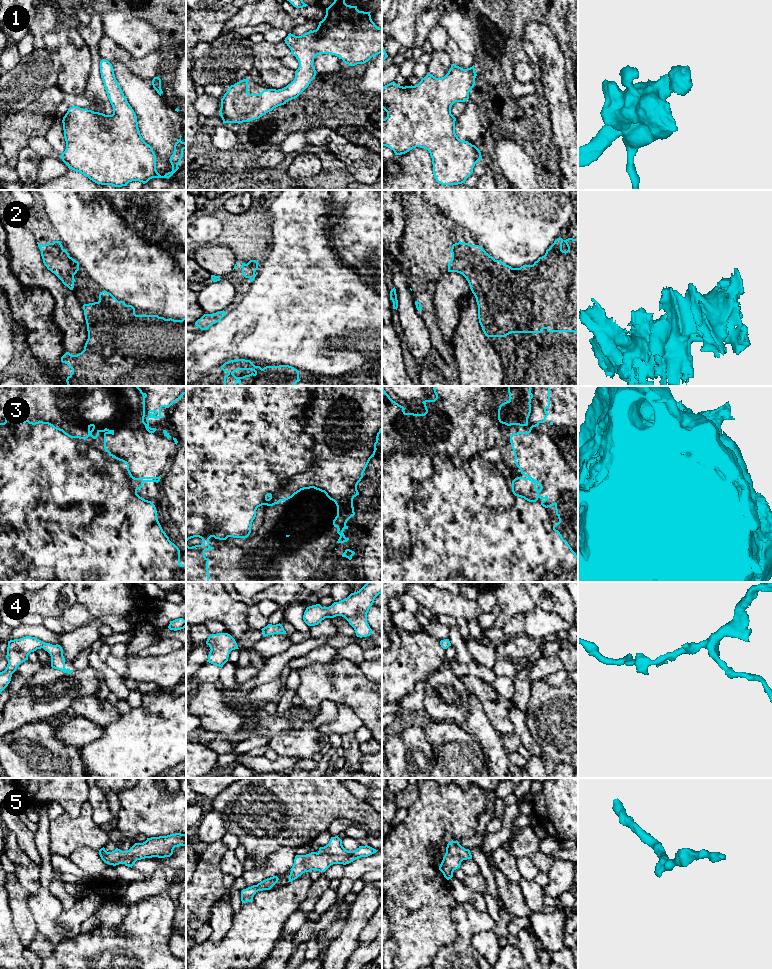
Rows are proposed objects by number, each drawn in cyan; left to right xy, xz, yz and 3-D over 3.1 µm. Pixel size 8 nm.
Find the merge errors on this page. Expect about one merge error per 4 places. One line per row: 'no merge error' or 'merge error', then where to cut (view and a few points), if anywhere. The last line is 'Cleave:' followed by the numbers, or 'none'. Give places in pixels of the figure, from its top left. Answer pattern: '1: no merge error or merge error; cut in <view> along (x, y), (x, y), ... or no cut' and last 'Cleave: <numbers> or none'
1: no merge error; no cut
2: merge error; cut in xz along (246, 264), (255, 276)
3: merge error; cut in yz along (526, 422), (533, 426)
4: no merge error; no cut
5: no merge error; no cut
Cleave: 2, 3

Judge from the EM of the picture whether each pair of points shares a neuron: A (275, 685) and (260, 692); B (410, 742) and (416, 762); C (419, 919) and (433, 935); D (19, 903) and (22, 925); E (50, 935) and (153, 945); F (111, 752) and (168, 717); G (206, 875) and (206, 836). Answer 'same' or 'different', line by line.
A: same
B: same
C: same
D: same
E: different
F: same
G: different

